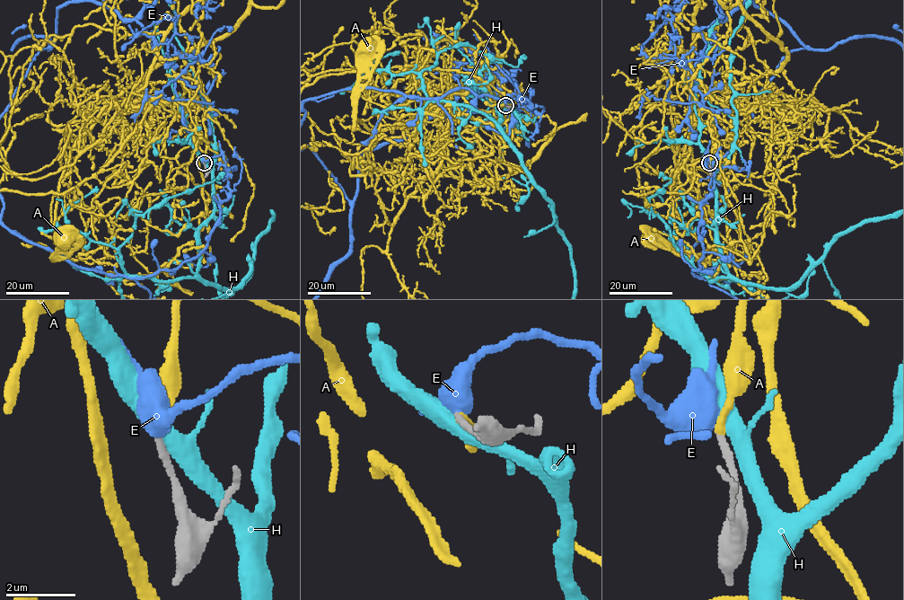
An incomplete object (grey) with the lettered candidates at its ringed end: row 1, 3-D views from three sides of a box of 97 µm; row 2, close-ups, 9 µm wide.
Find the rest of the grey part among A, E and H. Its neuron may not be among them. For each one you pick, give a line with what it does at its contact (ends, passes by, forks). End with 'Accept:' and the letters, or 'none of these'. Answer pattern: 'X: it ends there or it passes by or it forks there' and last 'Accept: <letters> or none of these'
A: it ends there
Accept: A

